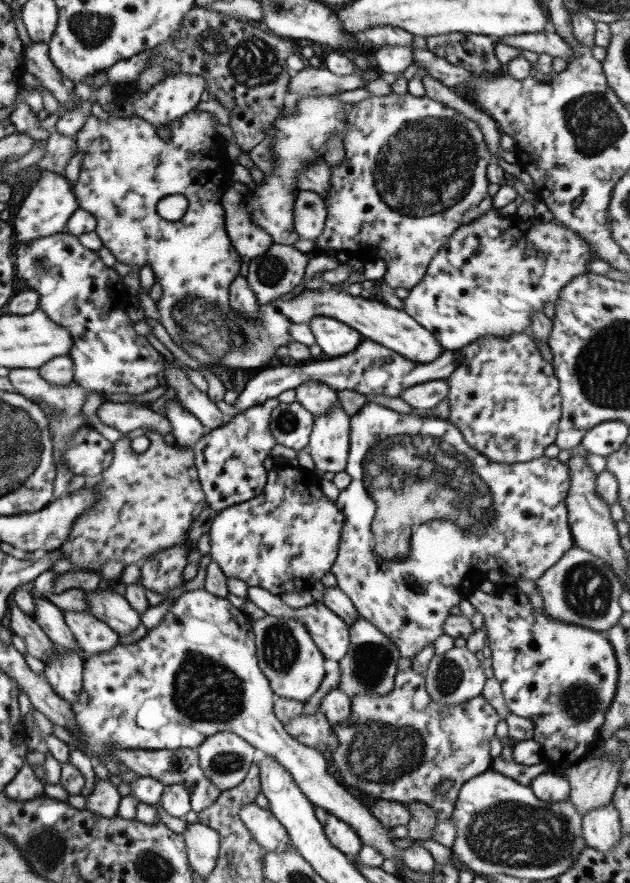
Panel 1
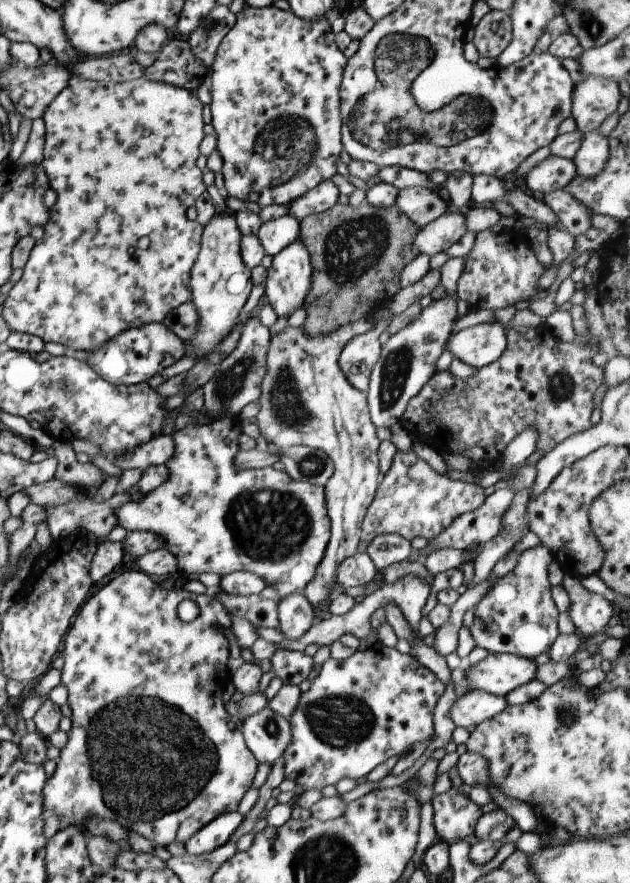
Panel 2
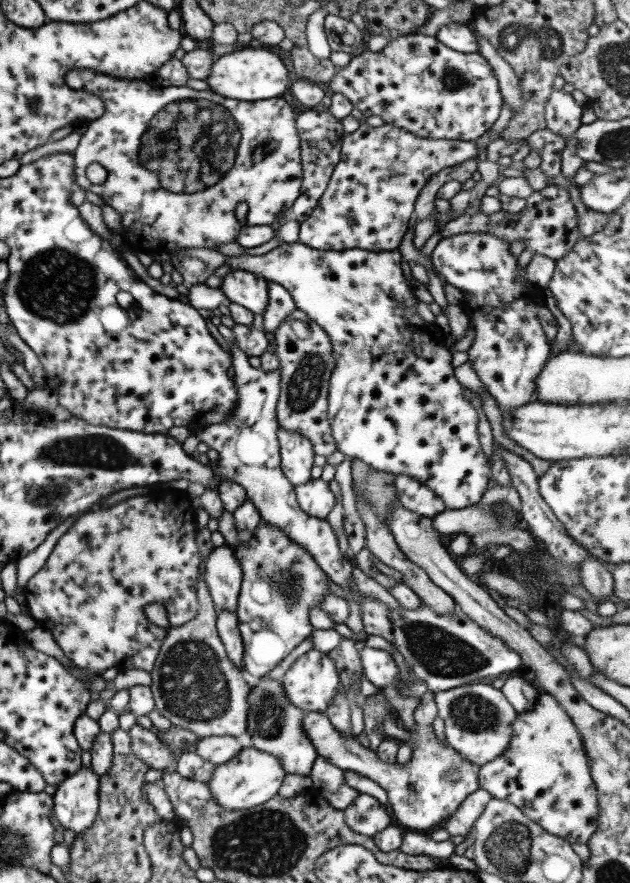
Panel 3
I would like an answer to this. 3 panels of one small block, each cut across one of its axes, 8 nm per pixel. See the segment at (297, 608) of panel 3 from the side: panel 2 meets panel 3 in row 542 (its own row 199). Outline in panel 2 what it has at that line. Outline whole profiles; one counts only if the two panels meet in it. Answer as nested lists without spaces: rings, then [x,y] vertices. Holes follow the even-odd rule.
[[[245,3],[240,12],[236,12],[236,23],[234,27],[226,34],[226,37],[220,42],[217,49],[216,59],[211,67],[210,90],[212,110],[212,126],[216,132],[217,151],[222,156],[223,166],[221,174],[225,181],[225,188],[230,197],[240,199],[241,201],[250,200],[261,207],[270,205],[286,205],[292,200],[300,198],[302,194],[310,192],[318,184],[330,179],[337,173],[337,164],[340,161],[340,152],[342,152],[341,142],[341,99],[340,86],[343,78],[343,71],[347,64],[346,56],[338,49],[335,42],[335,34],[331,27],[332,13],[322,16],[316,22],[308,22],[304,18],[299,18],[288,10],[287,12],[275,8],[273,5],[263,8],[254,8]]]

